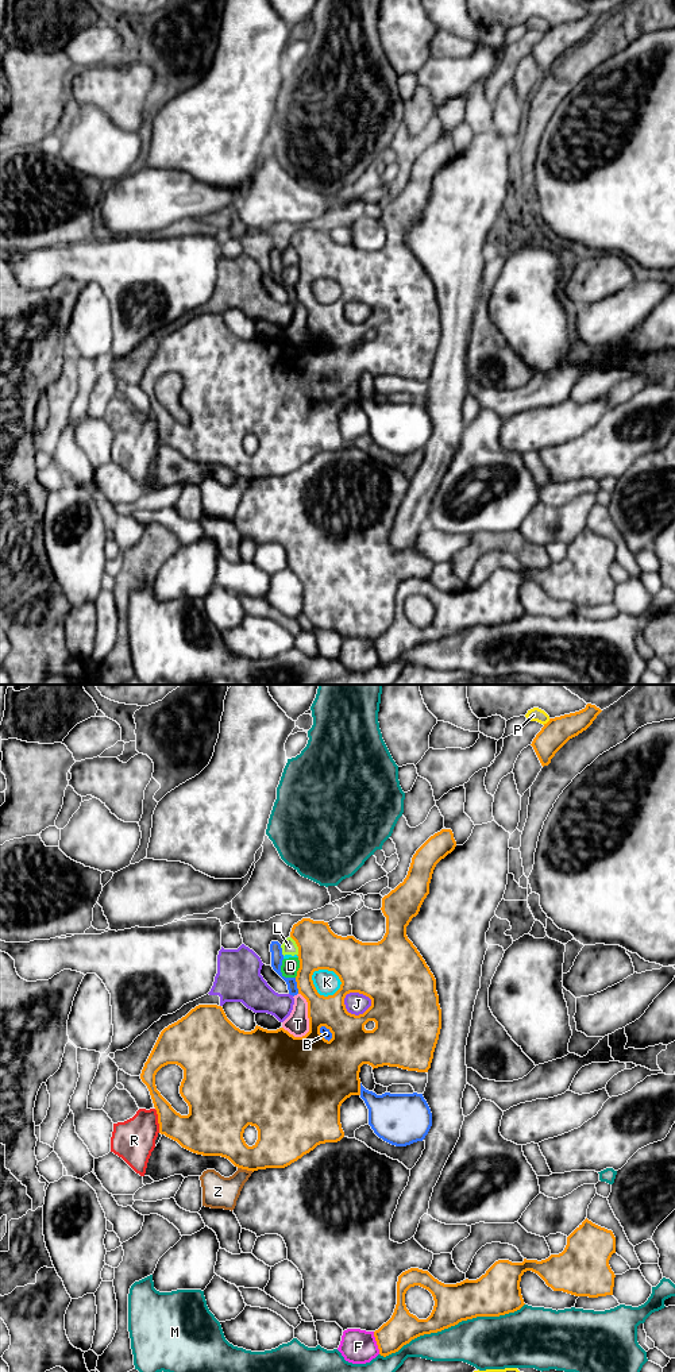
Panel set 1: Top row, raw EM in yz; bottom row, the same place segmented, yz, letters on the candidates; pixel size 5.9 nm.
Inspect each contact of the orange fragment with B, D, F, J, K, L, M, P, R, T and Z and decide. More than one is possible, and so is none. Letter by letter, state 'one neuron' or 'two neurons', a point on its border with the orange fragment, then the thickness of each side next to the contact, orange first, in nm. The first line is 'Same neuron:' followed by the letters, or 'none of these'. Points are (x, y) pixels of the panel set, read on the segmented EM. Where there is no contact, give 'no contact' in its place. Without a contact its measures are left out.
Same neuron: none of these
B: two neurons | yz (320, 1033) | 460/60 nm
D: two neurons | yz (300, 967) | 260/100 nm
F: two neurons | yz (377, 1342) | 180/200 nm
J: two neurons | yz (354, 991) | 400/130 nm
K: two neurons | yz (328, 970) | 320/140 nm
L: two neurons | yz (297, 945) | 260/90 nm
M: two neurons | yz (451, 1325) | 220/320 nm
P: two neurons | yz (547, 723) | 170/80 nm
R: two neurons | yz (158, 1121) | 260/260 nm
T: two neurons | yz (308, 1017) | 300/140 nm
Z: two neurons | yz (246, 1168) | 260/190 nm

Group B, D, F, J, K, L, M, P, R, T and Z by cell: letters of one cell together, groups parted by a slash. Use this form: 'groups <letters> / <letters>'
groups B / D / F / J / K L T / M / P / R / Z

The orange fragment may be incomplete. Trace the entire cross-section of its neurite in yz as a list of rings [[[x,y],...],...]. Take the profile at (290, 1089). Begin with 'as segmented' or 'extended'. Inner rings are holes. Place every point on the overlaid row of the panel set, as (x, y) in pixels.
as segmented | [[[441,829],[440,832],[431,836],[416,851],[416,853],[412,858],[408,875],[404,879],[404,882],[400,883],[394,890],[392,890],[387,895],[382,898],[381,910],[386,917],[386,933],[383,939],[378,943],[362,943],[356,940],[354,936],[347,936],[347,937],[338,936],[331,930],[328,922],[324,921],[313,921],[310,918],[302,918],[301,921],[293,925],[290,937],[296,941],[298,947],[297,956],[300,960],[300,968],[297,971],[296,982],[297,982],[298,994],[301,994],[308,1002],[309,1032],[305,1036],[294,1037],[284,1028],[279,1028],[277,1030],[267,1030],[258,1025],[251,1032],[240,1030],[227,1018],[223,1007],[217,1005],[198,1005],[194,1009],[192,1009],[185,1017],[165,1028],[161,1032],[140,1074],[140,1079],[147,1086],[154,1107],[158,1114],[159,1133],[177,1141],[182,1148],[193,1153],[202,1155],[202,1156],[221,1156],[228,1159],[235,1167],[242,1169],[254,1172],[266,1168],[285,1168],[292,1163],[297,1161],[298,1159],[301,1159],[304,1155],[313,1151],[317,1145],[325,1142],[338,1142],[344,1137],[344,1132],[340,1124],[340,1106],[351,1095],[360,1095],[359,1072],[363,1064],[371,1065],[373,1070],[378,1067],[389,1065],[389,1067],[398,1067],[408,1071],[428,1072],[428,1070],[431,1068],[433,1052],[441,1029],[441,1009],[439,1005],[439,995],[436,991],[436,979],[431,972],[429,967],[427,966],[425,960],[417,951],[417,948],[408,939],[406,926],[409,925],[412,918],[418,914],[424,899],[429,894],[429,883],[436,864],[441,859],[444,859],[448,853],[451,853],[455,849],[455,847],[456,847],[456,841],[454,839],[452,830]],[[319,970],[333,971],[339,976],[342,984],[340,988],[333,995],[324,997],[317,993],[312,980],[312,975],[315,971]],[[350,993],[359,993],[369,997],[371,999],[371,1006],[363,1014],[359,1015],[348,1013],[344,1005],[344,998]],[[167,1064],[177,1064],[184,1070],[184,1079],[180,1086],[180,1094],[189,1106],[188,1115],[181,1115],[180,1113],[177,1113],[171,1107],[171,1105],[157,1090],[155,1075],[162,1067]],[[248,1125],[255,1126],[258,1130],[258,1140],[252,1146],[248,1146],[243,1138],[244,1129]]]

